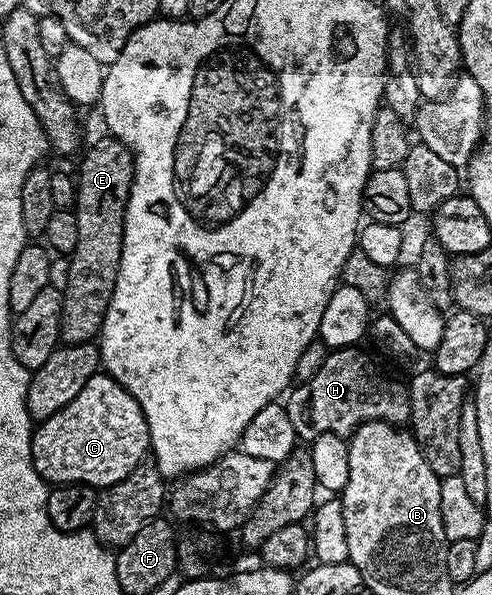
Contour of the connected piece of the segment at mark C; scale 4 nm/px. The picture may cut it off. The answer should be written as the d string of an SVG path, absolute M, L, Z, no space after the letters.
M105 371L94 373L92 379L80 387L80 395L76 395L68 407L56 411L56 415L47 421L37 422L30 434L32 463L42 480L51 486L84 483L99 491L107 489L110 485L120 483L120 479L132 475L135 467L143 464L150 452L150 432L140 403L136 403L130 392Z

